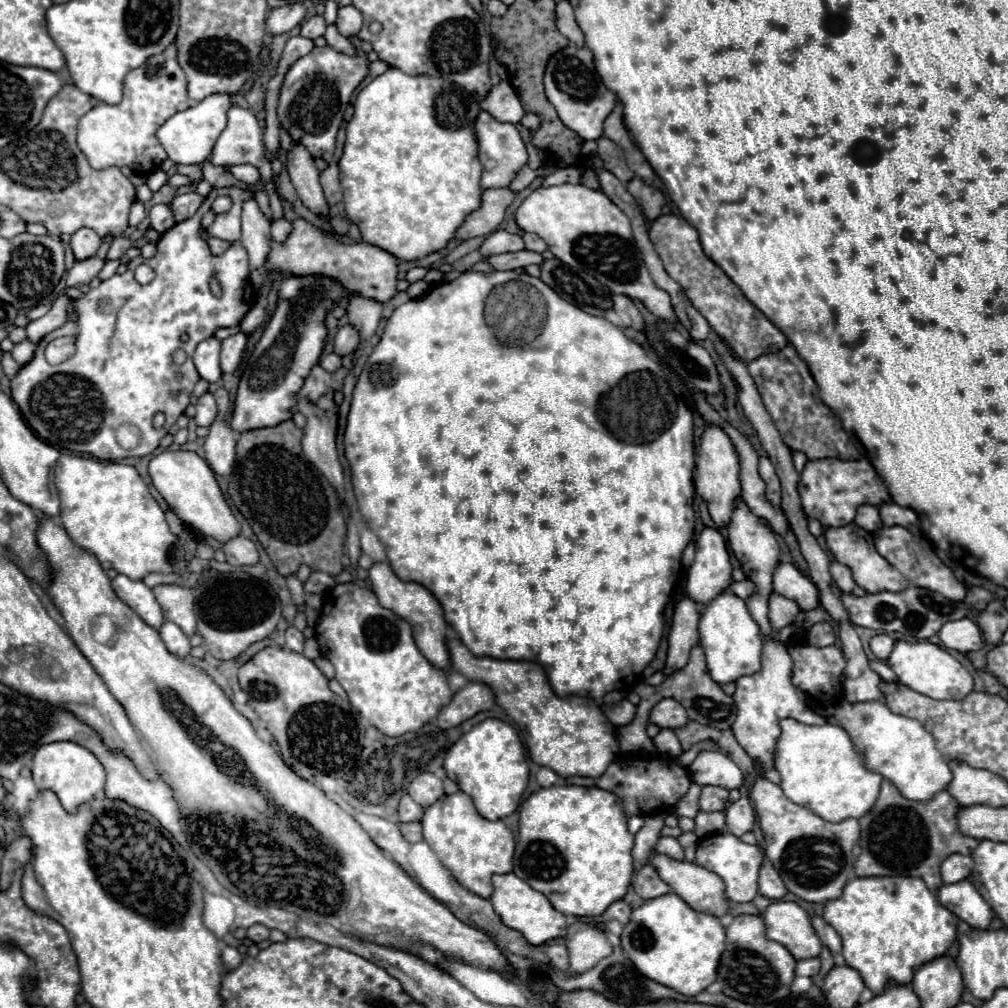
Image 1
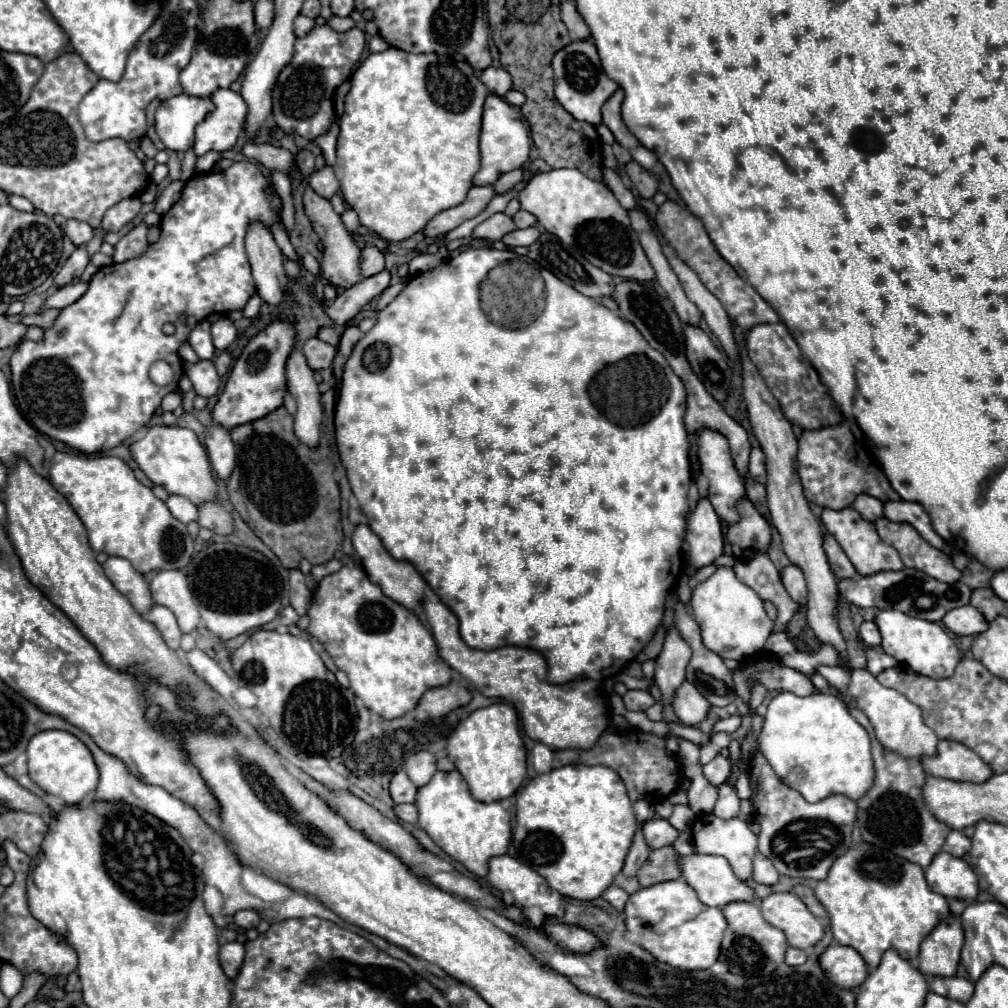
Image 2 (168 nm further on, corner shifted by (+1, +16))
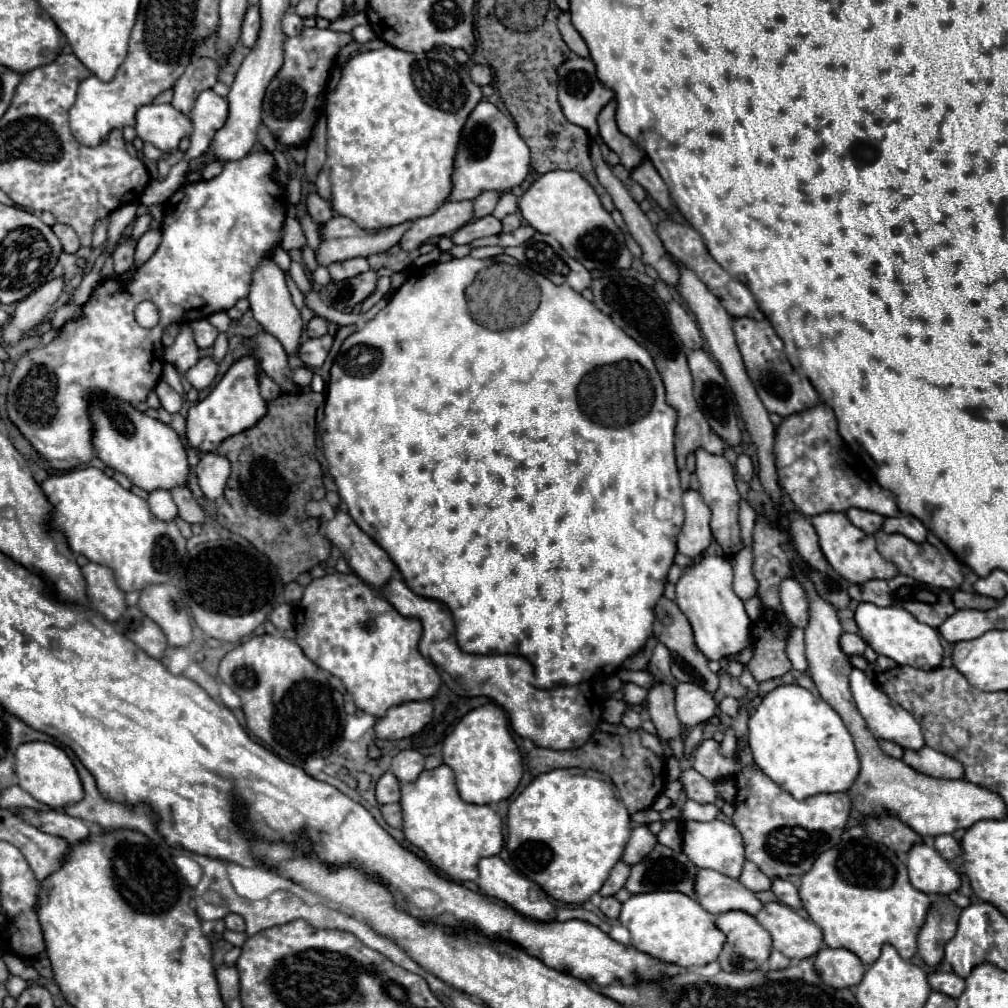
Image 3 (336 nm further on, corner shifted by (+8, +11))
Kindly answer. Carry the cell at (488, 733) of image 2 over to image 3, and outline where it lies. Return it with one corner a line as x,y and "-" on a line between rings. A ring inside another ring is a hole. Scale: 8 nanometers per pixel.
487,703
469,711
443,740
443,763
455,771
457,789
463,801
485,805
511,797
521,781
521,753
509,733
505,711

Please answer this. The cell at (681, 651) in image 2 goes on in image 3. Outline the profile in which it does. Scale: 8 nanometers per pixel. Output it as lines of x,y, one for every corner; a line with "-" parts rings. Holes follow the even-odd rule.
657,683
653,689
649,689
649,717
657,729
657,737
663,743
669,743
675,739
681,731
681,723
675,713
675,691
673,687
665,683

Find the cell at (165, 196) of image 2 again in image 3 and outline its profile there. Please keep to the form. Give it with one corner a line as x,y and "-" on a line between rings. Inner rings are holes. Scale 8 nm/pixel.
149,213
137,217
137,219
135,219
135,225
133,225
133,231
131,231
131,239
137,241
149,227
151,227
151,215
149,215

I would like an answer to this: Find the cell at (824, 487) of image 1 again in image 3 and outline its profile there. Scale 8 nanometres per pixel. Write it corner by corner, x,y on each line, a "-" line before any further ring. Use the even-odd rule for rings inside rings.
821,401
805,411
785,417
781,425
775,427
773,455
777,475
795,507
805,517
825,511
847,511
851,507
873,511
883,517
899,517
901,511
895,505
895,497
883,489
873,475
865,479
855,469
845,465
839,447
843,447
843,441
837,433
837,419
833,409

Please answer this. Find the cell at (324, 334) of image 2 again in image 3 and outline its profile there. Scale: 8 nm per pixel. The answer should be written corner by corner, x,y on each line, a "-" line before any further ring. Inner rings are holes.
313,317
309,321
309,325
307,325
307,333
309,333
309,337
321,337
321,335
325,335
327,333
327,319

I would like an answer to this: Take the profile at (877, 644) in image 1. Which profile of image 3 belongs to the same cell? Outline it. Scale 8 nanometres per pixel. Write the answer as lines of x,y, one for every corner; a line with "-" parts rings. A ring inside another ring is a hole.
843,633
841,639
839,639
839,645
843,649
845,655
853,657
853,655
863,655
865,651
865,641
859,637
859,635
851,635
851,633

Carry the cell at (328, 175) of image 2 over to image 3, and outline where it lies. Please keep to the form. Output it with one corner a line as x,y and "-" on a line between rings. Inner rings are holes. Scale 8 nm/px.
311,193
307,197
307,213
311,215
311,219
315,223
327,223
333,217
333,211
331,211
329,201
321,199
317,193

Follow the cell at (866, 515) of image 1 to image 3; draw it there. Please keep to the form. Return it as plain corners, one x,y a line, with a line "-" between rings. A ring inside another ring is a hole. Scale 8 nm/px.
849,509
849,511
847,511
847,517
849,517
849,521
851,521
855,527
859,527
861,531
865,531
867,535
877,533
877,531
883,527
883,521
885,521
885,517
881,517
879,513
861,511
861,509

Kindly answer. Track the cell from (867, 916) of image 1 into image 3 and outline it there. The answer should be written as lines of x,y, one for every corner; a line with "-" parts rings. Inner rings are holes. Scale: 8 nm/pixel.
845,839
833,849
823,851
813,867
801,877
799,885
799,897
803,901
805,911
813,919
815,925
823,929
825,943
829,947
843,947
855,953
865,965
871,965
877,961
881,953
881,945
891,943
901,957
911,959
917,951
917,935
925,921
925,913
931,905
929,897
921,891
917,891
907,877
905,861
899,859
891,849
887,849
881,843
873,843
869,839

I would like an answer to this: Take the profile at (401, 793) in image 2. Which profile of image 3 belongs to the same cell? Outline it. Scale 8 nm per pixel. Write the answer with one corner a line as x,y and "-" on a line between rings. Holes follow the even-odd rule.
387,771
387,773
377,781
375,797
377,797
377,803
379,803
379,805
397,803
397,801
399,801
399,797
401,797
401,785
399,785
397,777
393,777
391,771

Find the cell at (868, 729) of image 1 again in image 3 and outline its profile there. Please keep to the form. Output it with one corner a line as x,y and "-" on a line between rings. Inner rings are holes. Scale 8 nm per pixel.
853,669
851,675
849,675
849,681
851,681
851,693
853,693
853,699
857,703
857,709
863,715
867,729
873,733
873,737
893,741
893,743
901,745
903,749
921,749
925,745
921,727
913,719
913,715
909,711
905,711
899,703
891,701
885,693
881,693
881,689
877,689
875,683
863,671

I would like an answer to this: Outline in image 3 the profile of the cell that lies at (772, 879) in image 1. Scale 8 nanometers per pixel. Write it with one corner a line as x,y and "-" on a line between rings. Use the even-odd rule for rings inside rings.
745,861
739,881
741,881
747,889
751,889
751,891
767,891
767,889
771,887
771,879
765,877
765,875
757,869
757,865
753,865
751,861

